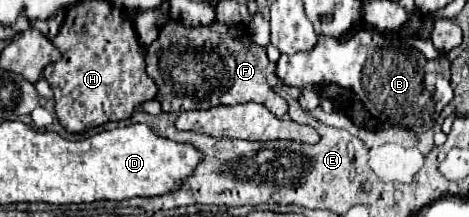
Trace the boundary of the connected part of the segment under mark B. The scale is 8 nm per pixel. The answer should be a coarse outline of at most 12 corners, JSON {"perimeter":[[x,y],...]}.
{"perimeter":[[375,30],[281,54],[283,84],[345,86],[381,122],[431,130],[449,60]]}

